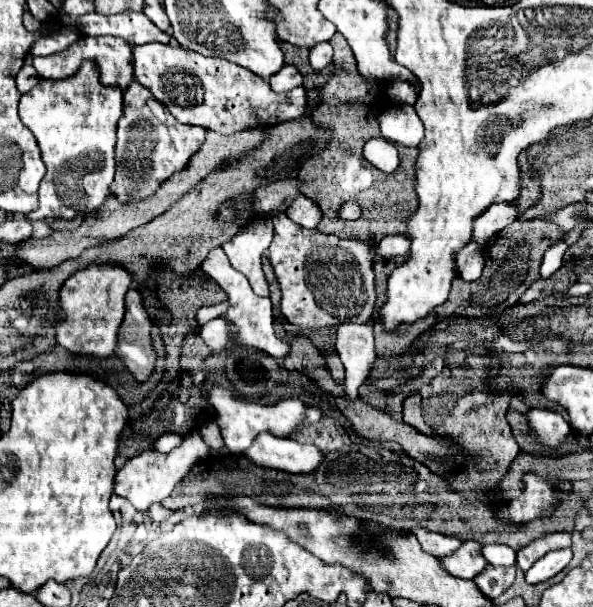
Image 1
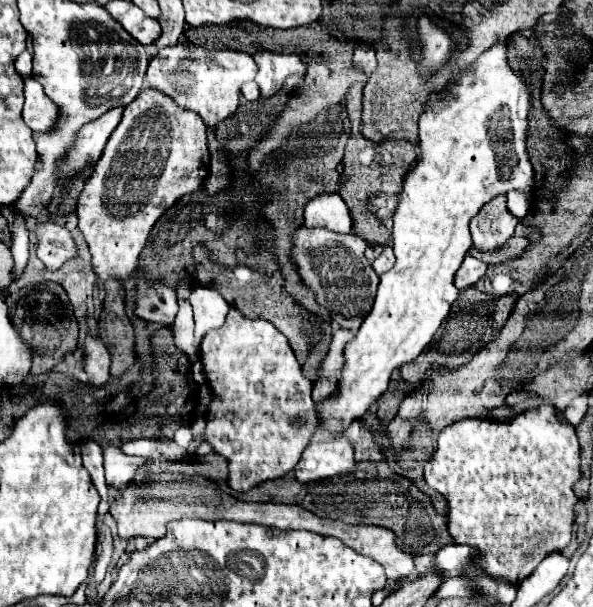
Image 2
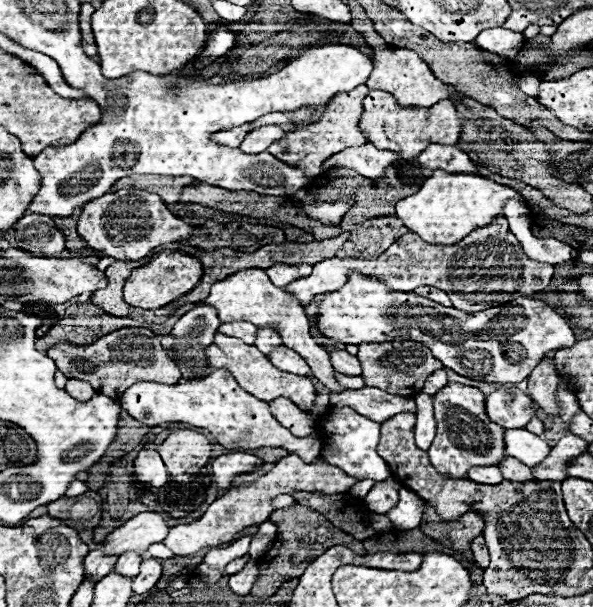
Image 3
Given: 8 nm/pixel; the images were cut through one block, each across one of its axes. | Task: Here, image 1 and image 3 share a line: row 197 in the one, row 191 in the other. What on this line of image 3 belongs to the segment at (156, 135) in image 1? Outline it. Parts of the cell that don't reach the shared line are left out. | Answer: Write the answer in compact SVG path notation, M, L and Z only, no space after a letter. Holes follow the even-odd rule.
M124 188L106 194L100 200L92 200L84 206L78 220L78 234L88 248L94 248L100 254L112 256L116 260L142 260L150 256L156 246L186 240L194 234L194 230L196 226L186 224L182 218L172 214L160 196L138 188Z

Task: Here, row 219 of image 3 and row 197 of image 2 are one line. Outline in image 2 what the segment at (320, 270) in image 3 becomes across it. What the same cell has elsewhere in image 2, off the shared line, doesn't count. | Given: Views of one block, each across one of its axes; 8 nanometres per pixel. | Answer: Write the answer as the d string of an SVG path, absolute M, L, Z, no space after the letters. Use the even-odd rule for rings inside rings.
M492 198L481 208L478 216L474 216L474 222L470 222L472 242L482 252L498 250L506 240L514 236L517 224L518 220L508 214L506 198Z

